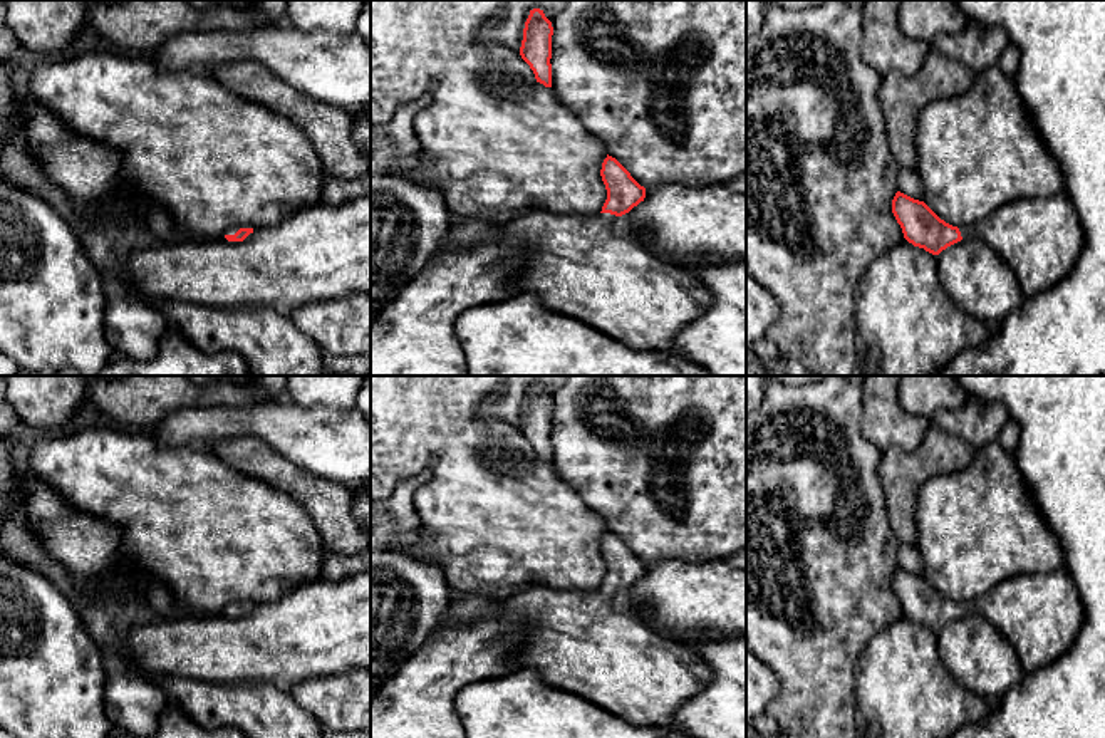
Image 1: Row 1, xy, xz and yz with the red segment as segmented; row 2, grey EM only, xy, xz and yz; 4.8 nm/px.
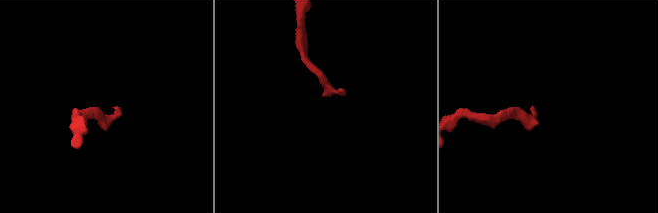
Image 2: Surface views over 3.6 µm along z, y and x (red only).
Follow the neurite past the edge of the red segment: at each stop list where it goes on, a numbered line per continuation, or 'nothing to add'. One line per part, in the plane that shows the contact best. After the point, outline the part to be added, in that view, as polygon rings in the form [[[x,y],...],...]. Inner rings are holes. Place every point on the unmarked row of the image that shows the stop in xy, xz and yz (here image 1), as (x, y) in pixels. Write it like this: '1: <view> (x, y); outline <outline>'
1: xz (591, 644); outline [[[532,587],[508,599],[469,595],[453,600],[441,626],[508,616],[523,627],[515,669],[532,669],[552,688],[573,693],[636,726],[674,726],[676,711],[711,681],[709,666],[689,647],[649,627],[620,592],[594,594]]]

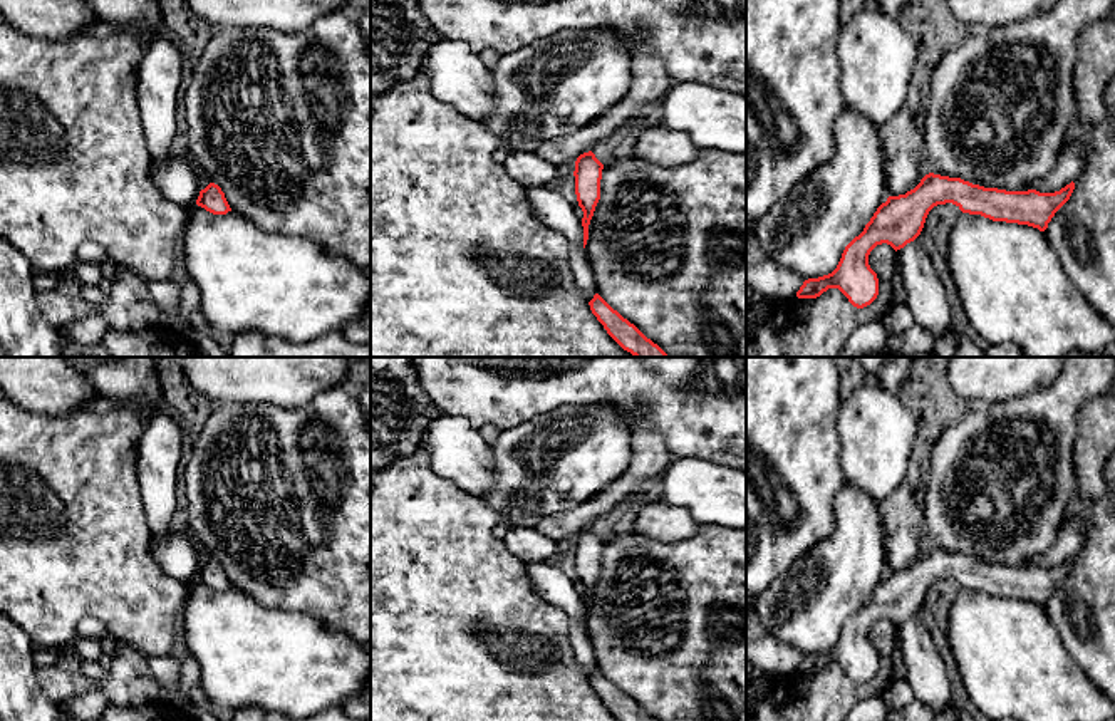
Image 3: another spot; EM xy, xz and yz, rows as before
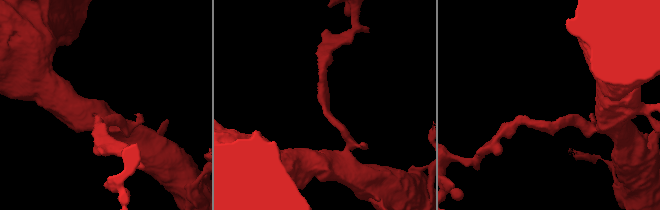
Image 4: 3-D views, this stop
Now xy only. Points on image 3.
nothing to add

